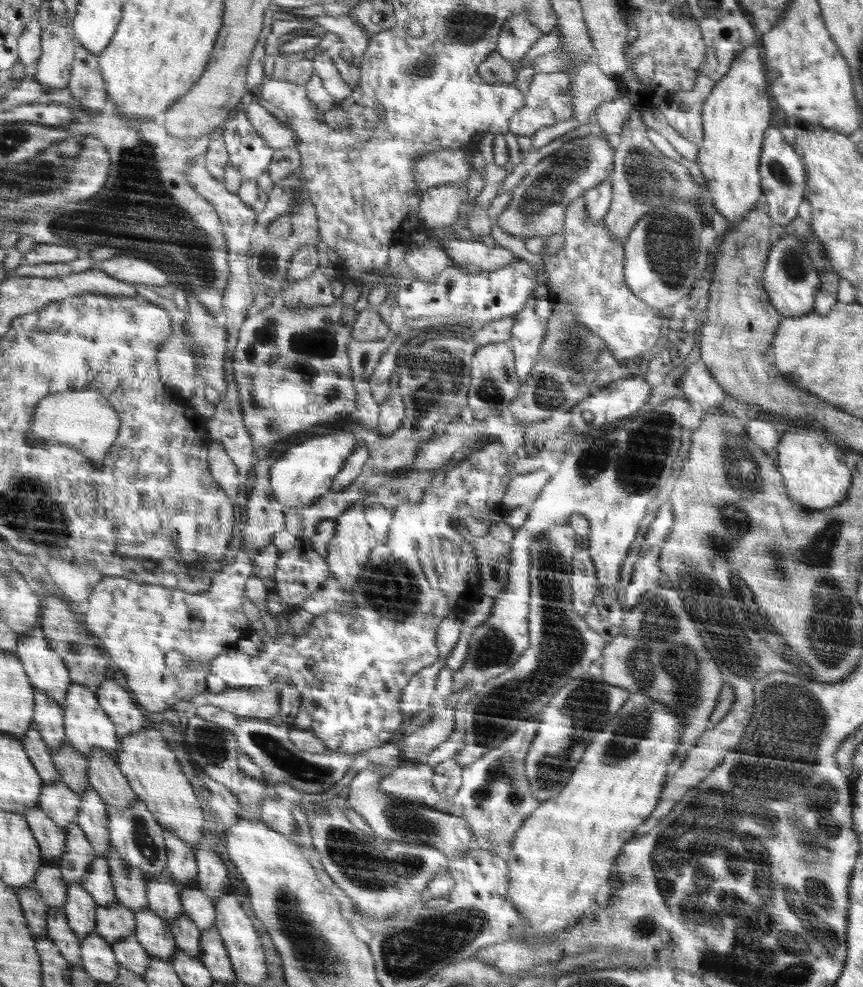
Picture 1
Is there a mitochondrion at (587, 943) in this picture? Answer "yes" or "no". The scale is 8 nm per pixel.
no

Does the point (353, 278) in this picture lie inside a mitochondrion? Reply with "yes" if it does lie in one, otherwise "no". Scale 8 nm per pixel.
no

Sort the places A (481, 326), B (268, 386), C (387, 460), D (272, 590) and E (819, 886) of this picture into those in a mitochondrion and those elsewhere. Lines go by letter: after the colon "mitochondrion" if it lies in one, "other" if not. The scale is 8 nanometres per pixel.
A: other
B: other
C: mitochondrion
D: other
E: mitochondrion

